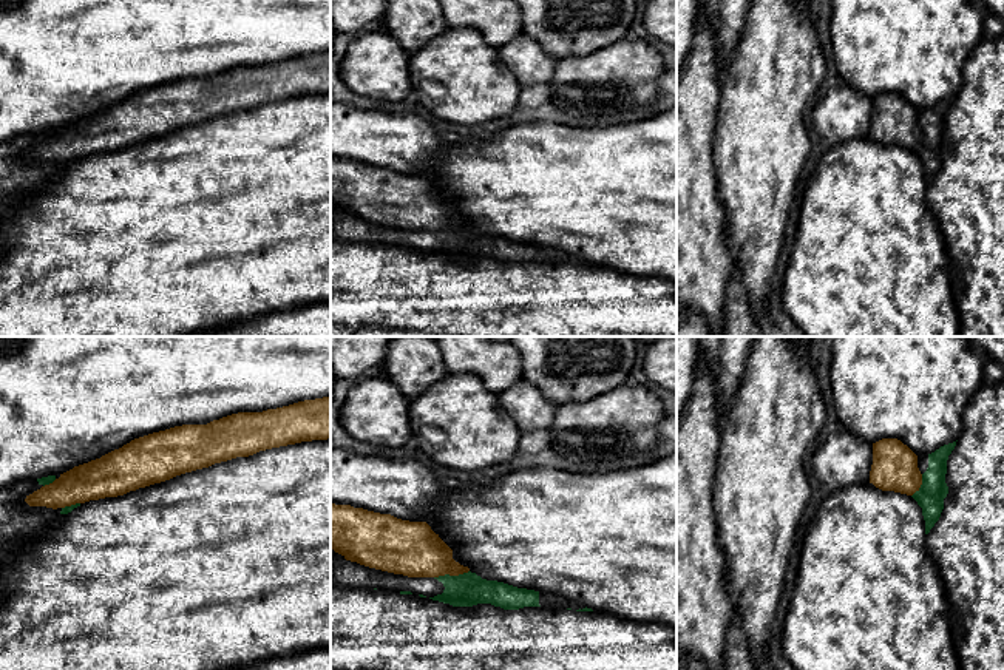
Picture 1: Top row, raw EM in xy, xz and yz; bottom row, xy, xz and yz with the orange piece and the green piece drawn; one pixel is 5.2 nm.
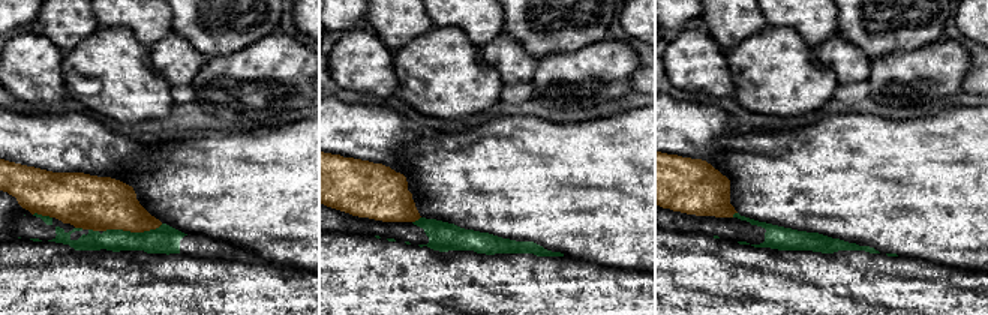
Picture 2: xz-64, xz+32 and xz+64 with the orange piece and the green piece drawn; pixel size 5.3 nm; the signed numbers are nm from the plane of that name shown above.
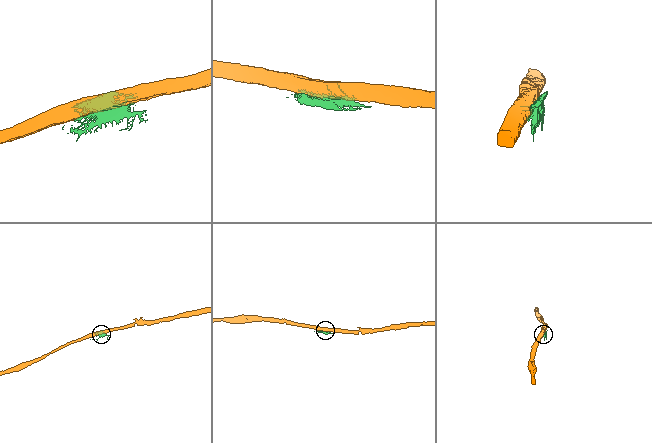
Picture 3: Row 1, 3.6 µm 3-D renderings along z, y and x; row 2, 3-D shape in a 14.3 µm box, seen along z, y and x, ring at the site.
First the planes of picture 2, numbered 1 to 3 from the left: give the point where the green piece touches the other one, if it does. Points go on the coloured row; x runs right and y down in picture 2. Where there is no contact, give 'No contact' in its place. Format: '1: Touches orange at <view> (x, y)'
1: Touches orange at xz-64 (132, 231)
2: Touches orange at xz+32 (416, 219)
3: Touches orange at xz+64 (733, 213)

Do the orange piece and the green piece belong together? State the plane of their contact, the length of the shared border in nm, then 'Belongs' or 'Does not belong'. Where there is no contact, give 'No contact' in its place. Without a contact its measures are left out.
Touches orange in xz. Shared border 190 nm. Does not belong

